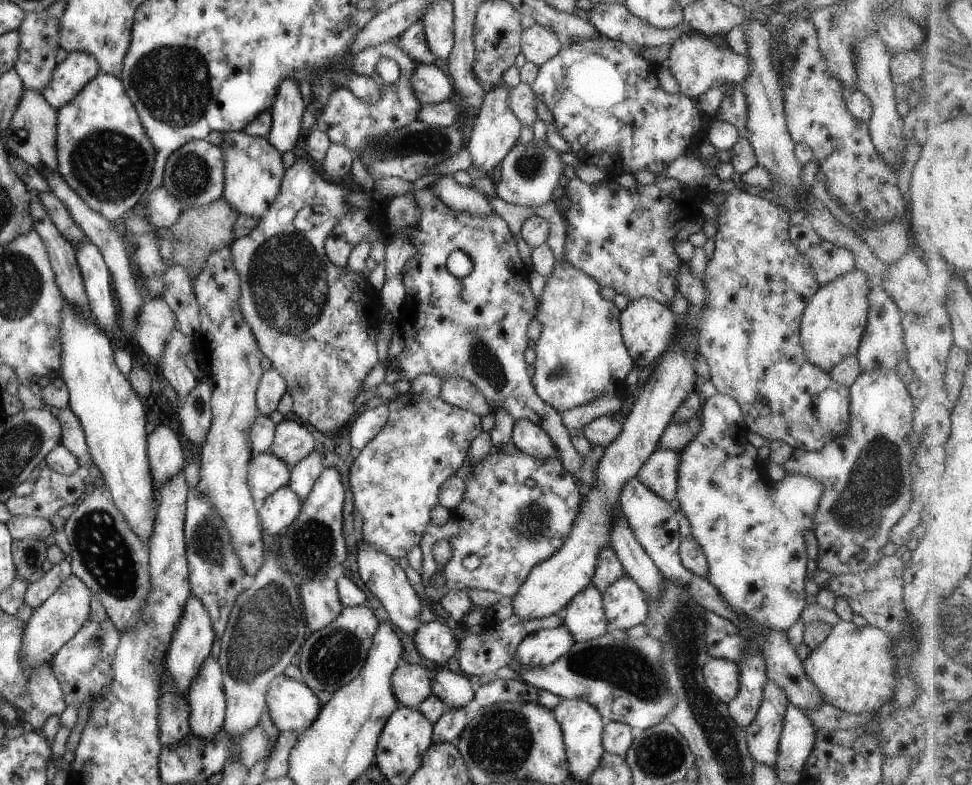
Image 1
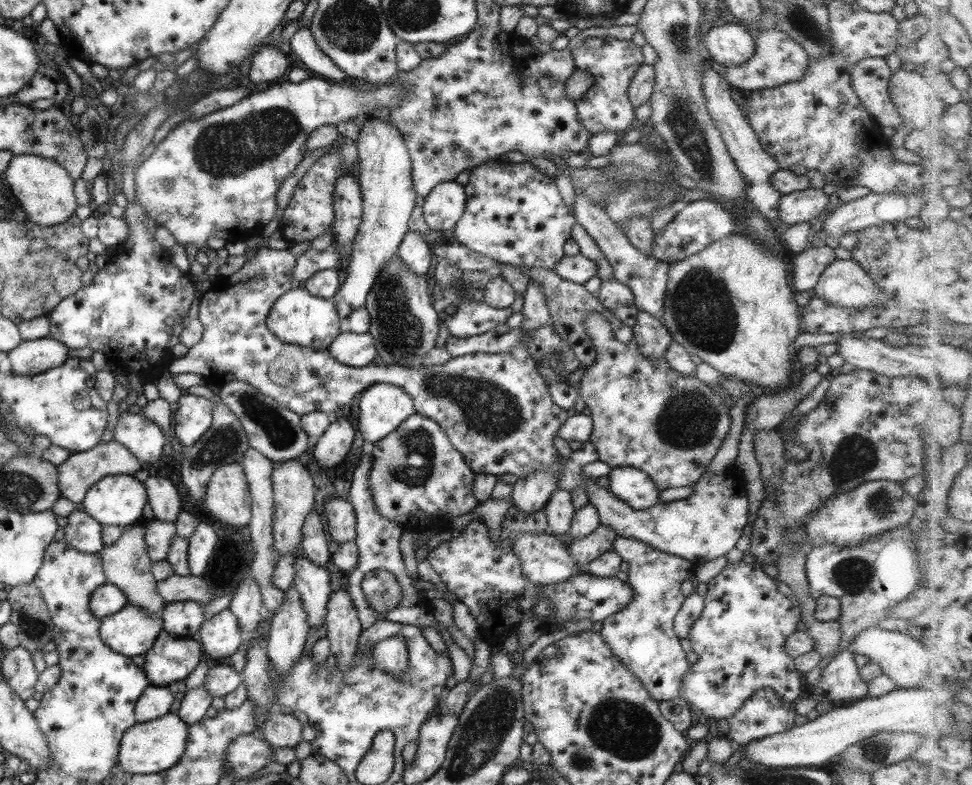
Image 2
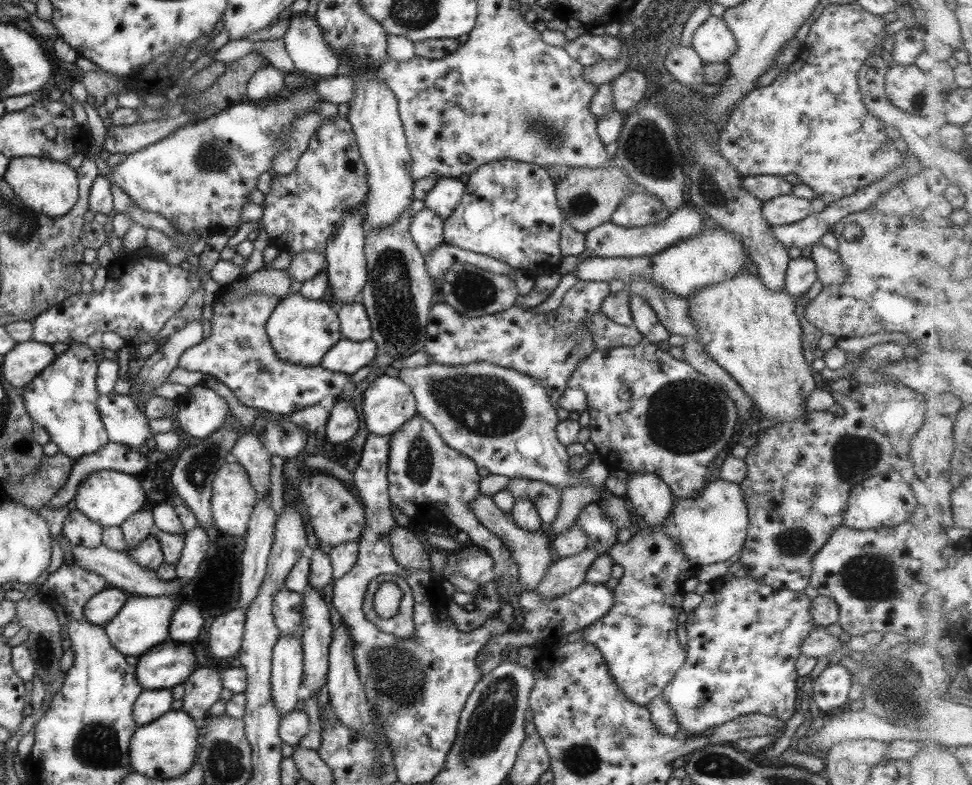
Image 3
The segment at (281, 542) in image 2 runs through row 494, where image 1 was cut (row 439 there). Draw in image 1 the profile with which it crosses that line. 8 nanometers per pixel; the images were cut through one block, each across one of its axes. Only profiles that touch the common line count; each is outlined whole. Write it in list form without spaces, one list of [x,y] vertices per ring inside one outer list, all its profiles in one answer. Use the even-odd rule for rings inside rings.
[[[284,418],[275,426],[268,452],[277,456],[289,470],[315,449],[313,436],[303,425],[301,421]]]

